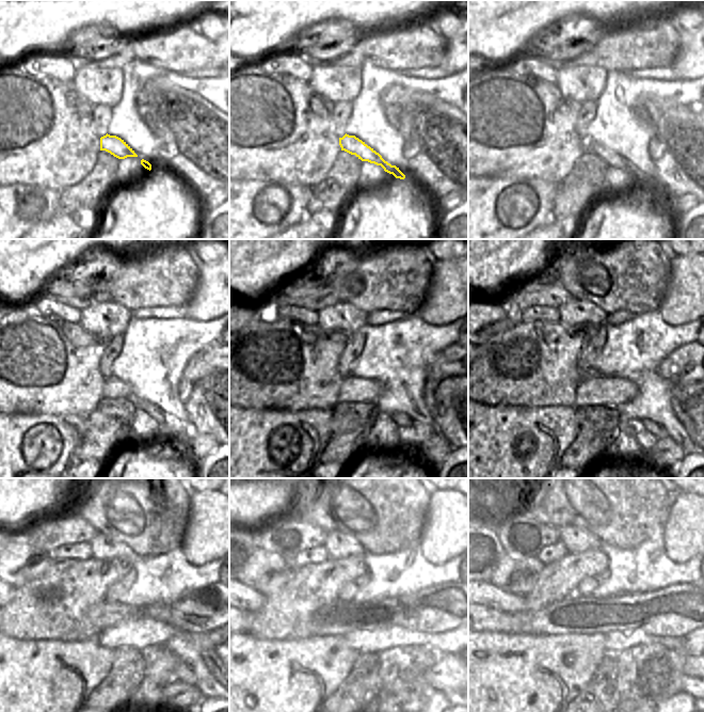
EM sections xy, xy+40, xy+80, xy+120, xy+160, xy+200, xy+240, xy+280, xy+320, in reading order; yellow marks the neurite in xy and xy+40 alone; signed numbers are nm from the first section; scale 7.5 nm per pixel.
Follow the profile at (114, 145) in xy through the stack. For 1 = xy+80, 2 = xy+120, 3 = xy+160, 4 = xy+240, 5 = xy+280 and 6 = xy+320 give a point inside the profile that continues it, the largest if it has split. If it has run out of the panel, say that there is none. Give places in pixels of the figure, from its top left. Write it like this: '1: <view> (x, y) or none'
1: xy+80 (612, 159)
2: xy+120 (155, 412)
3: xy+160 (400, 418)
4: xy+240 (184, 673)
5: xy+280 (446, 674)
6: xy+320 (685, 670)

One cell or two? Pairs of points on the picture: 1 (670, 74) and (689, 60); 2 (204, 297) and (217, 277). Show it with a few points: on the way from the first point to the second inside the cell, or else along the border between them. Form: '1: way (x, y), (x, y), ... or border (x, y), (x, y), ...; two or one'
1: border (671, 67), (675, 73), (676, 79); two
2: way (209, 291), (217, 282); one

